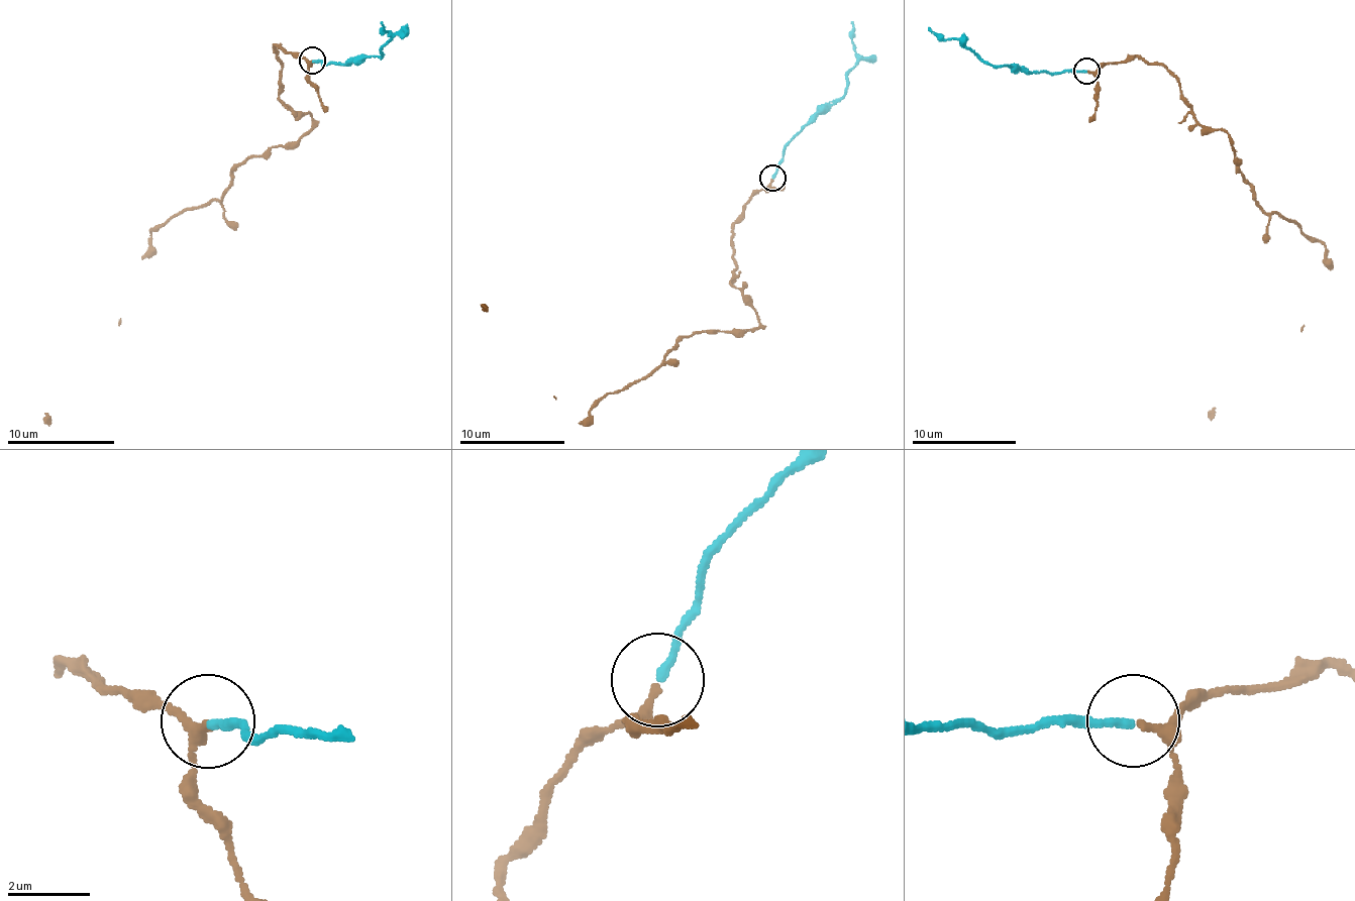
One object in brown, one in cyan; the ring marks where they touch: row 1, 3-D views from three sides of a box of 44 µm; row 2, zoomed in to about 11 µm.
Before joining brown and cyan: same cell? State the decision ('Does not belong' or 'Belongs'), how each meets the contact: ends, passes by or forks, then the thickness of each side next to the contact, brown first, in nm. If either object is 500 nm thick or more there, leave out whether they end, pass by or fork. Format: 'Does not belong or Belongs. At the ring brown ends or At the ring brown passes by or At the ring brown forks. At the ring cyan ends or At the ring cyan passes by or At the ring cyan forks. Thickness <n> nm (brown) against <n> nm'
Belongs. At the ring brown passes by. At the ring cyan ends. Thickness 170 nm (brown) against 200 nm

